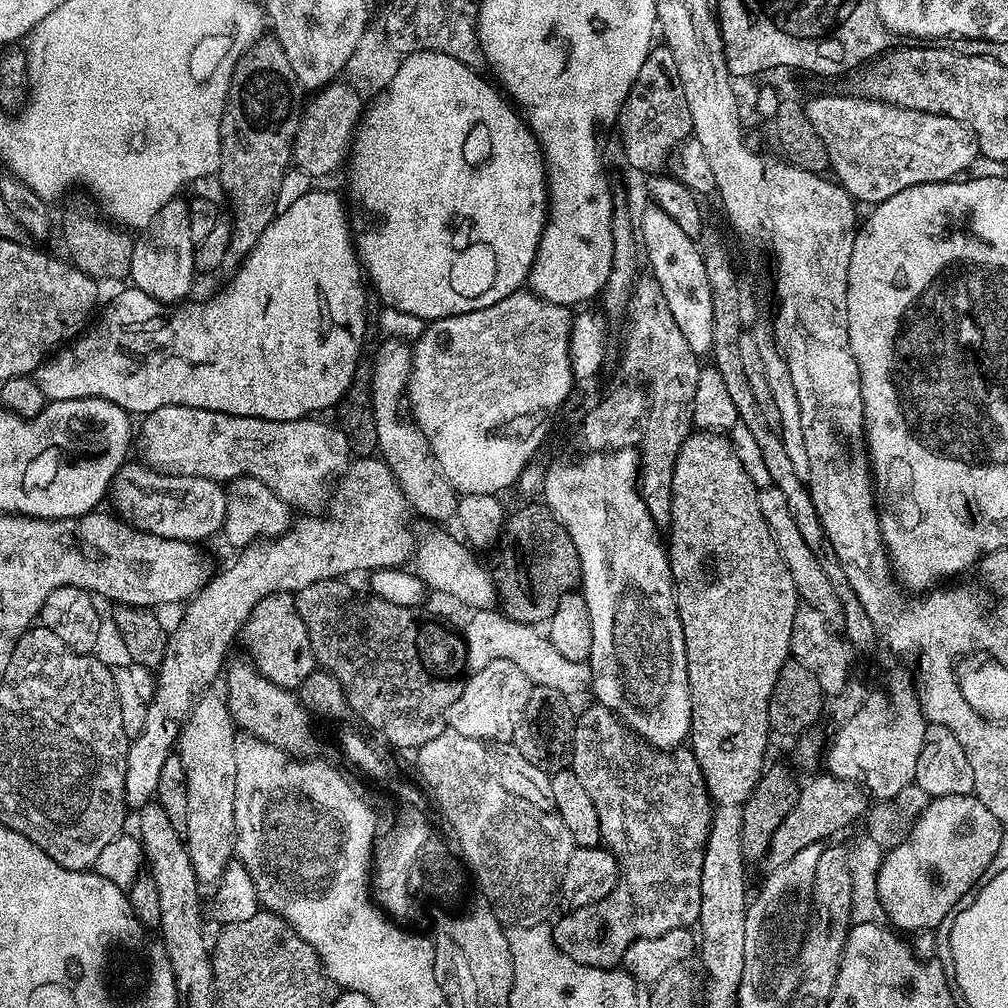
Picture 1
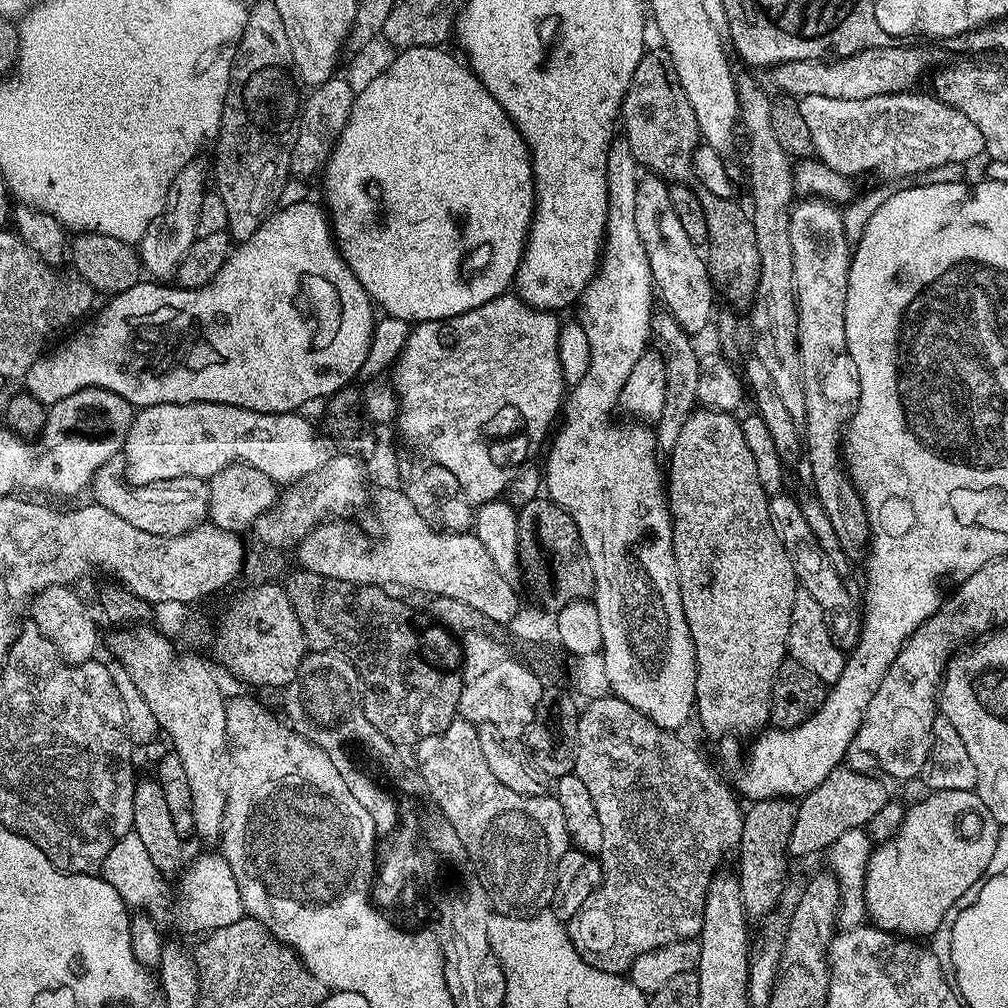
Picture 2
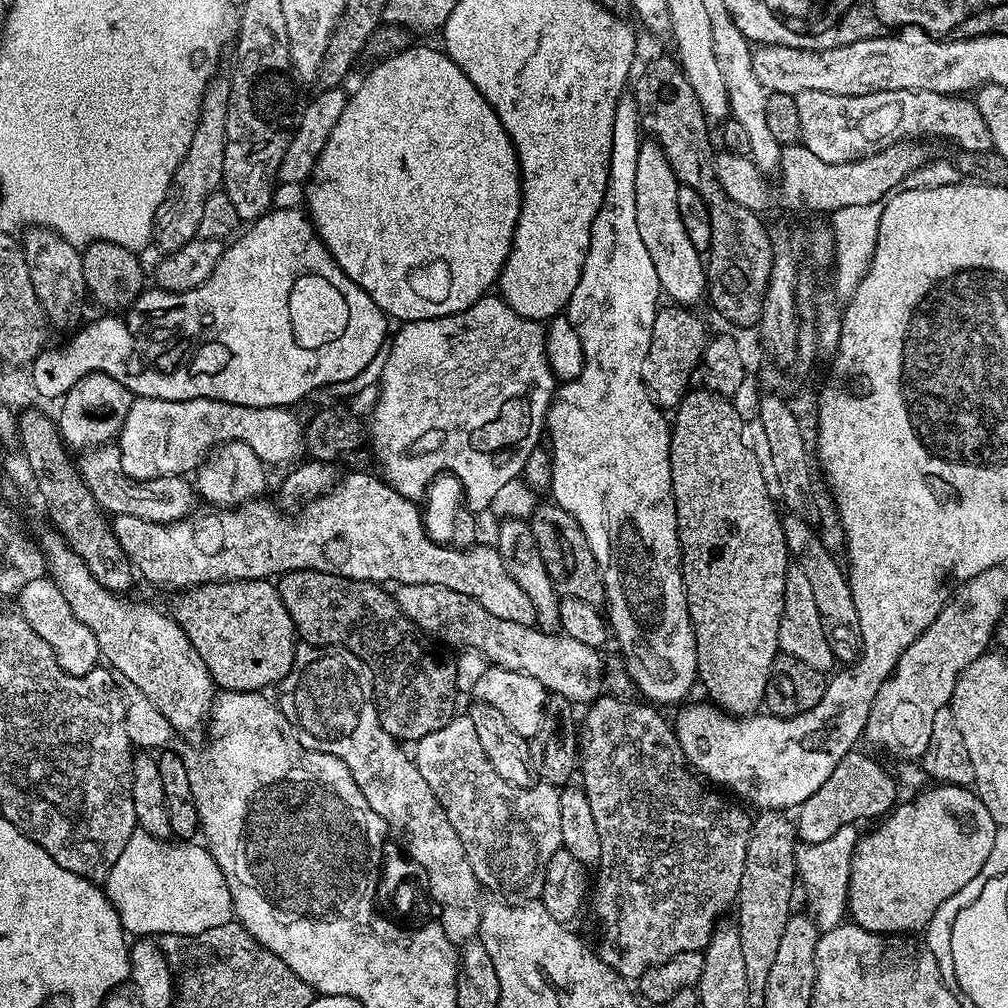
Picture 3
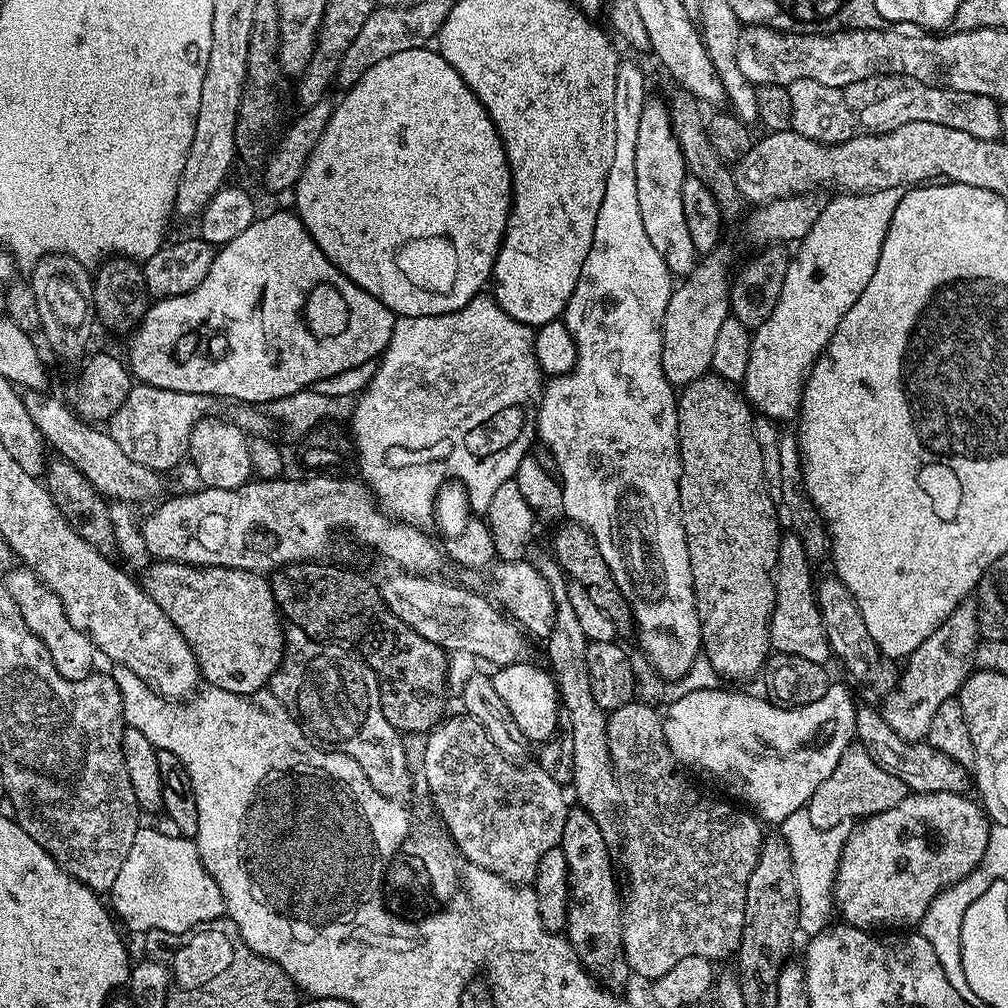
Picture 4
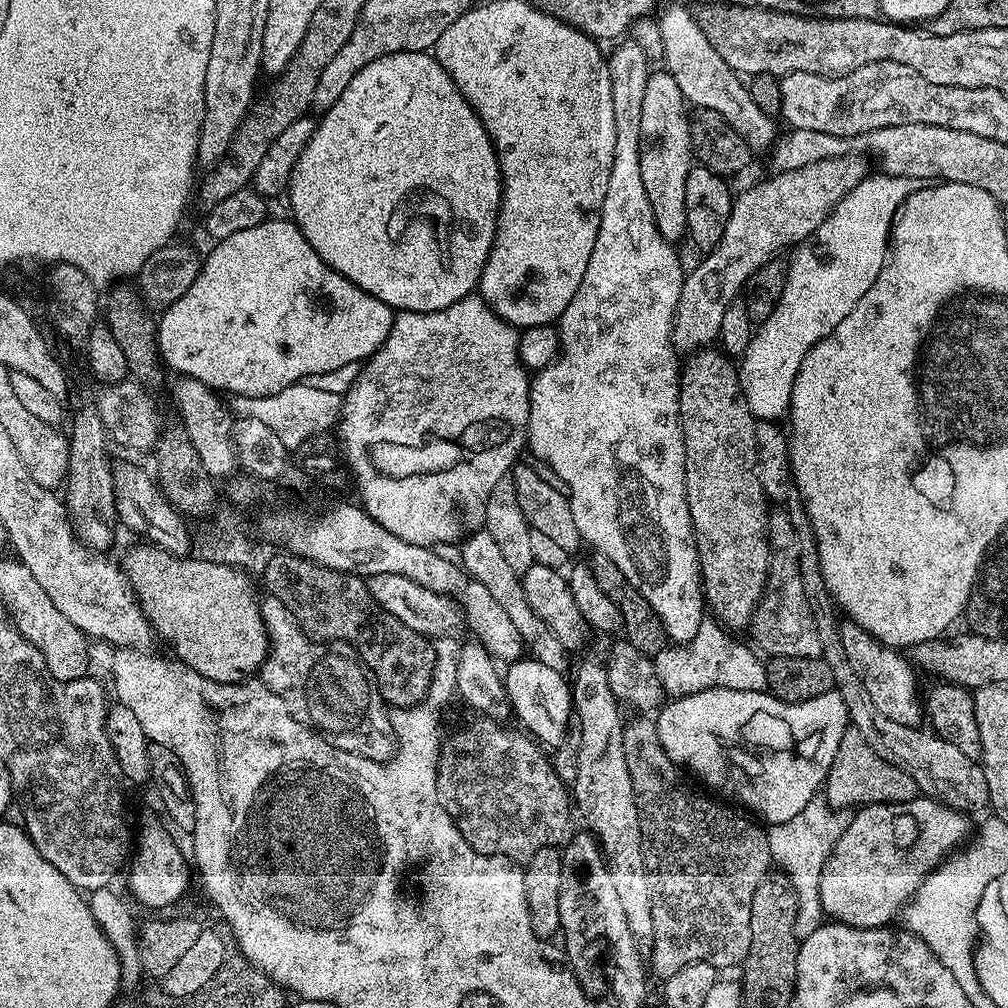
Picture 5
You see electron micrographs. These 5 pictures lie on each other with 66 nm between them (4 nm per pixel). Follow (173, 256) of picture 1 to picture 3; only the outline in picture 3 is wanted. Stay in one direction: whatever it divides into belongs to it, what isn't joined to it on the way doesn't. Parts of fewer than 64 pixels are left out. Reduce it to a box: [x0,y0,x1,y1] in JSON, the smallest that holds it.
[154,79,230,254]

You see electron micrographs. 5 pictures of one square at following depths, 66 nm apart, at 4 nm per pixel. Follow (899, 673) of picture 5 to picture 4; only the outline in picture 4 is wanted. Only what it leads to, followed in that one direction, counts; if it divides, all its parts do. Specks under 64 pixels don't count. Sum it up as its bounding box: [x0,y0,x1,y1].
[815,574,898,694]

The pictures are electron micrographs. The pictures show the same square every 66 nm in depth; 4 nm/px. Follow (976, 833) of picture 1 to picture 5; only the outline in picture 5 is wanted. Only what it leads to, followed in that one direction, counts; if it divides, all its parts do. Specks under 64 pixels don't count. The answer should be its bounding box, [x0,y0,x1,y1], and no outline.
[818,794,973,928]

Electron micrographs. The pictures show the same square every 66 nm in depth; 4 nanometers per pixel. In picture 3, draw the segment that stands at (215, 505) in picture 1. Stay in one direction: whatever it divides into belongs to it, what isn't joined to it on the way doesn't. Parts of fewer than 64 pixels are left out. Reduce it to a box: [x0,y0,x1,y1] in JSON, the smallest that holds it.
[78,442,198,524]

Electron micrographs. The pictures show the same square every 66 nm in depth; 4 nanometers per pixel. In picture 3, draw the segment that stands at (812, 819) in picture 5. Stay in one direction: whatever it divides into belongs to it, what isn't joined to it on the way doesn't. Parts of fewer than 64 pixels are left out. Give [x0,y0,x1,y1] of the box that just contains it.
[796,824,858,932]

